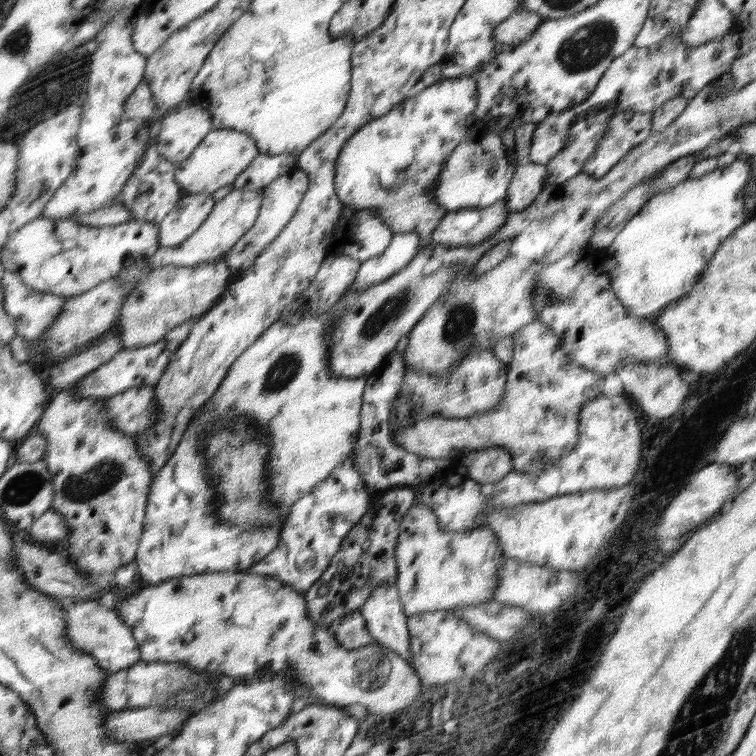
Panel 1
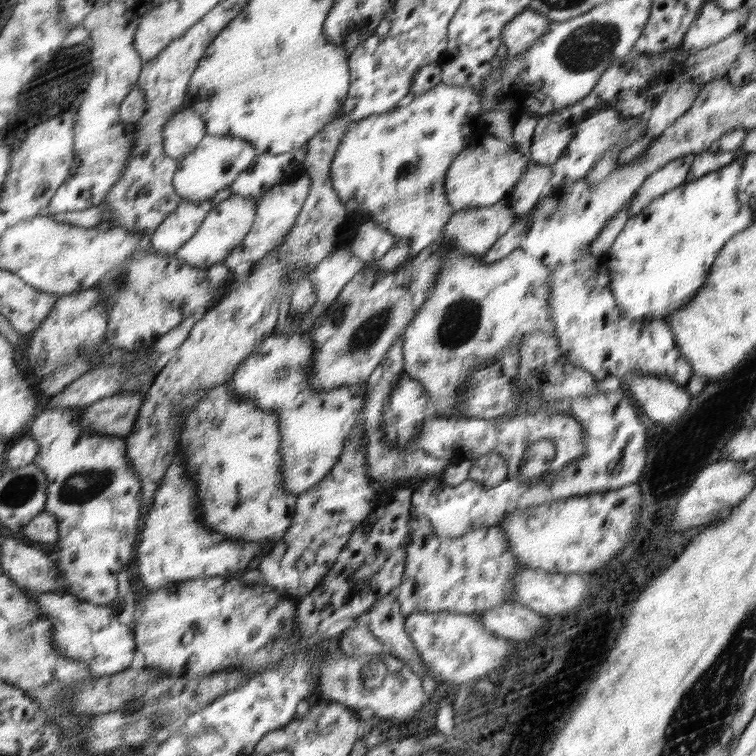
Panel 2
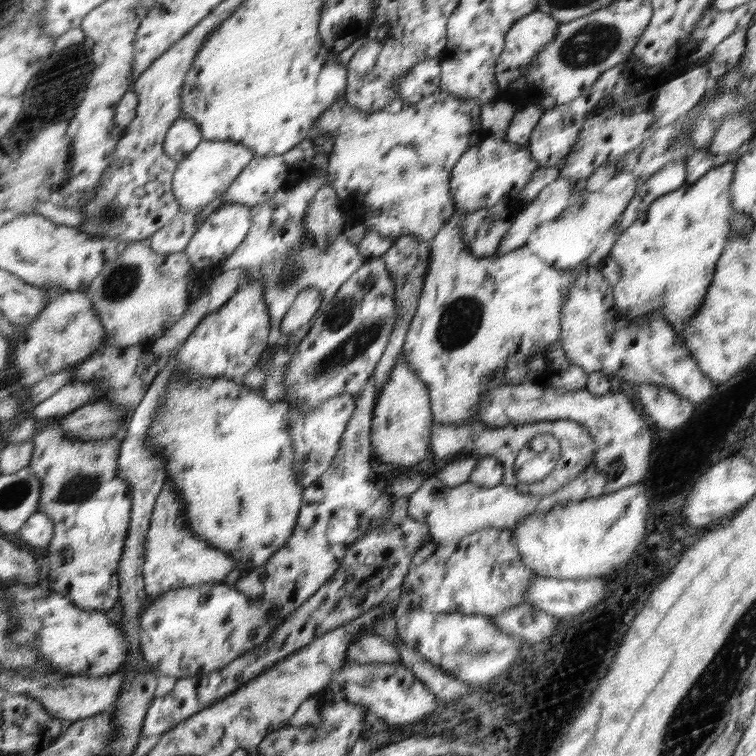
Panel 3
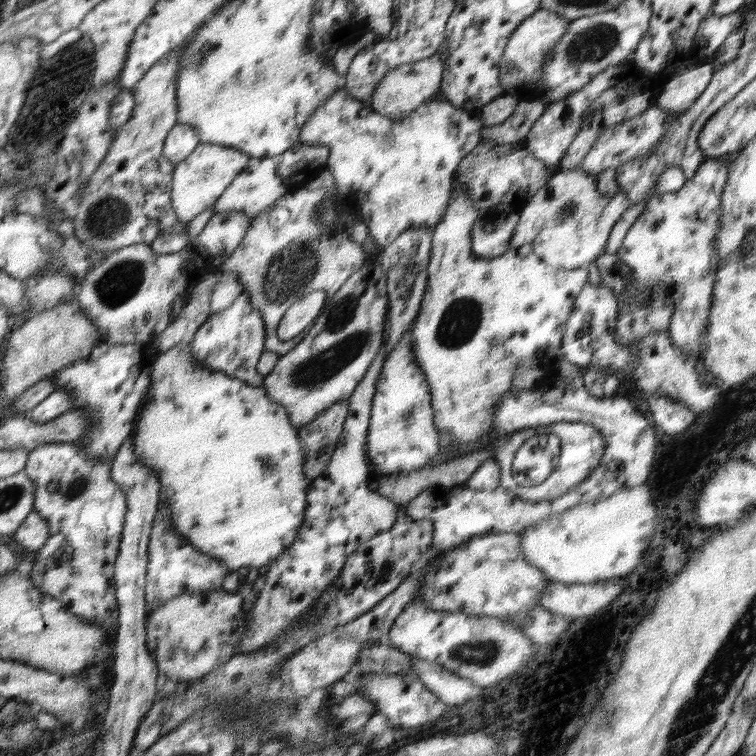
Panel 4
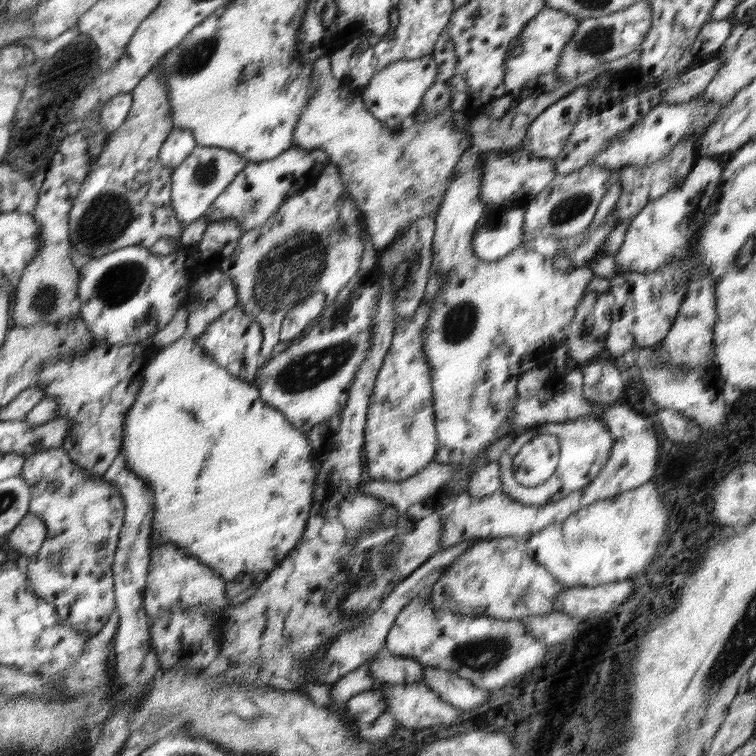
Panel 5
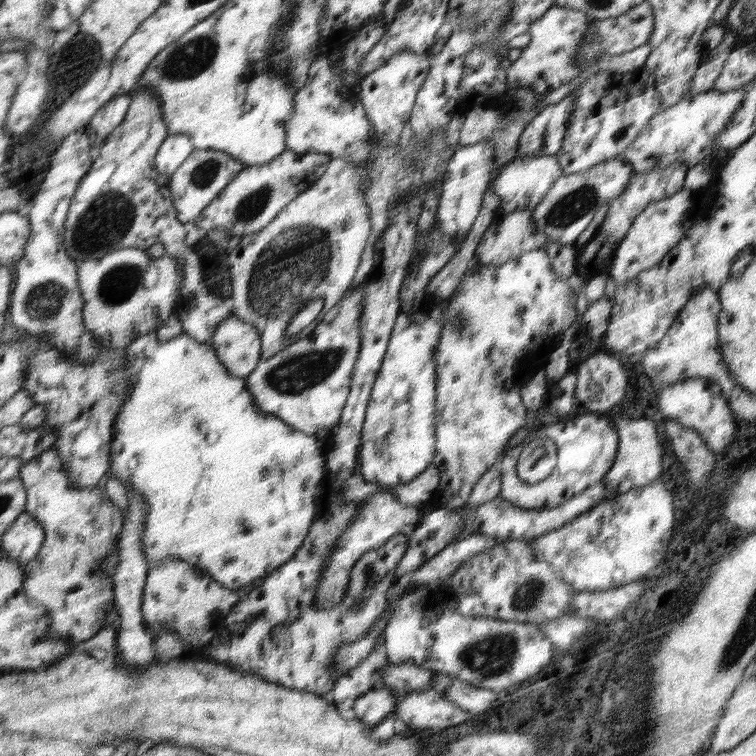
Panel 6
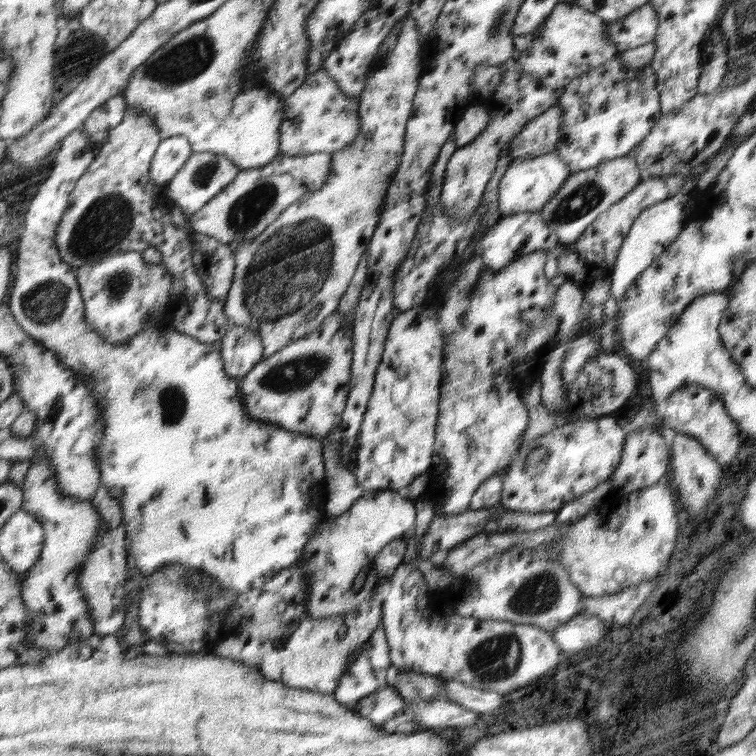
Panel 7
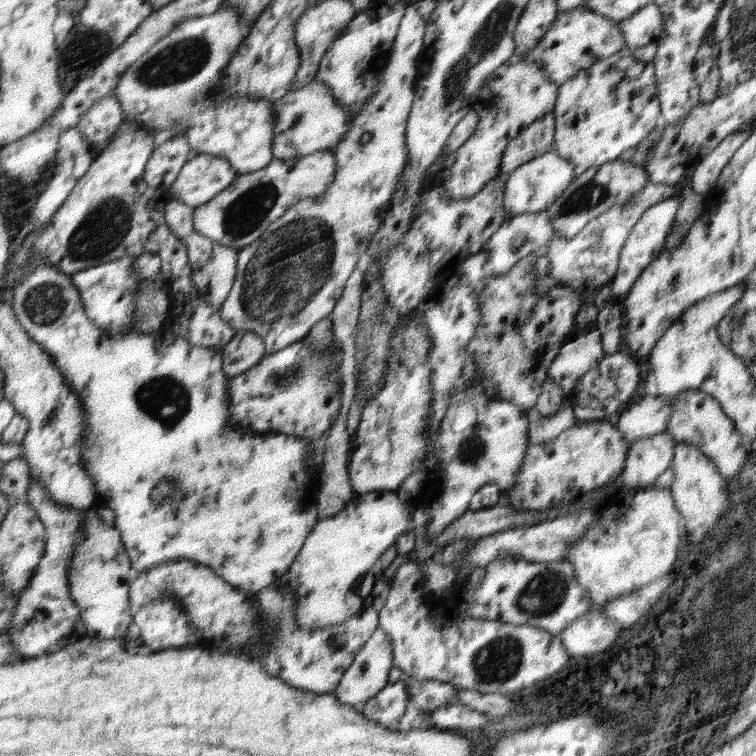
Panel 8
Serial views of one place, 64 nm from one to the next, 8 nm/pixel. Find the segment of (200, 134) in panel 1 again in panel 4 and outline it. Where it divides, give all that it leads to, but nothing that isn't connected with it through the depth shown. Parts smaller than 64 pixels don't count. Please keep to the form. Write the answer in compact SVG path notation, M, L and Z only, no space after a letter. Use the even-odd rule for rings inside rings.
M178 122L166 136L163 145L163 156L176 166L188 157L198 144L199 137L196 129L188 124Z

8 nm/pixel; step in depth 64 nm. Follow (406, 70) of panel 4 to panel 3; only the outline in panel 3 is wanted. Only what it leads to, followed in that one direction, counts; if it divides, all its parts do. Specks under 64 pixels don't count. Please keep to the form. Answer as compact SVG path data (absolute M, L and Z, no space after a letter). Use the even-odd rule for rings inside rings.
M430 58L415 65L404 76L398 78L398 82L394 85L400 93L400 101L402 100L406 107L413 106L422 97L438 90L441 77L440 63L441 58Z

